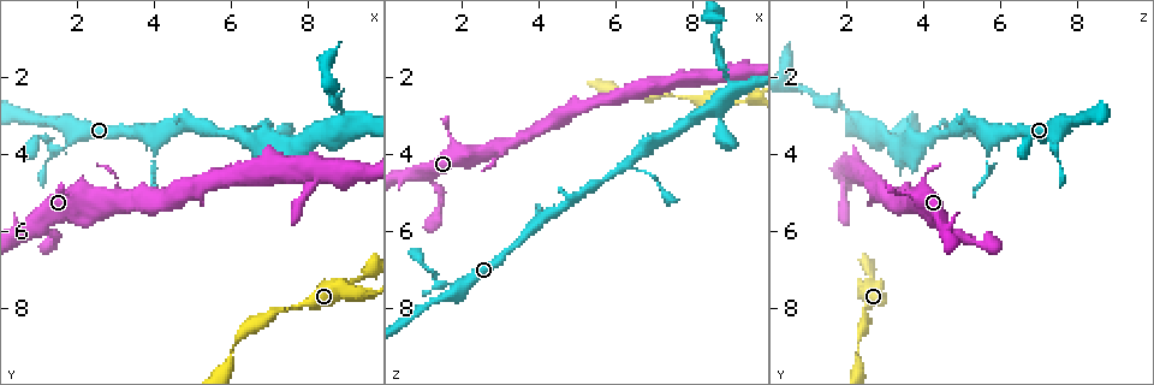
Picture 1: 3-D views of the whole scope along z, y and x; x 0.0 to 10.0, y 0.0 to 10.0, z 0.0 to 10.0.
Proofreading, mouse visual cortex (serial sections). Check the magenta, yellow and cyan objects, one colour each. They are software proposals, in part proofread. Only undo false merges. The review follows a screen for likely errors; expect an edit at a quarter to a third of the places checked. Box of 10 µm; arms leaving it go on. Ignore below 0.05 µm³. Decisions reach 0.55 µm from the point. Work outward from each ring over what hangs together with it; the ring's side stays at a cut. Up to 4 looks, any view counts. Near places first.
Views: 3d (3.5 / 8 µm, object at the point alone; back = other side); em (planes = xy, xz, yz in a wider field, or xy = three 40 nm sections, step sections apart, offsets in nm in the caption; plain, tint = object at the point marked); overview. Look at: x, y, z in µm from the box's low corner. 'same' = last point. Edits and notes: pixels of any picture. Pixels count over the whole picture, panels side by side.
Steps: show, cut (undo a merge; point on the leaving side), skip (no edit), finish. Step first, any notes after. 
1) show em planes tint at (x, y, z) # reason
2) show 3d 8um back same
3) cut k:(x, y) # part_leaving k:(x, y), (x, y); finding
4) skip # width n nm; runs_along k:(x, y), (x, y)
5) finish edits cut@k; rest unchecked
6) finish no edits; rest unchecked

show 3d 3.5um at (1.30, 3.65, 7.25) # abrupt turn

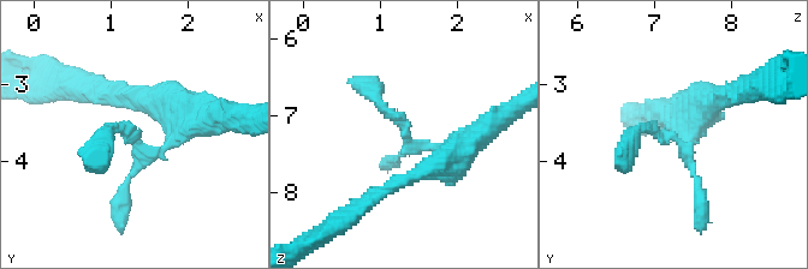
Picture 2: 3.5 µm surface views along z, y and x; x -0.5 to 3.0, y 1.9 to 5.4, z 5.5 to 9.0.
skip # runs_along 2:(461, 150), (409, 144), (364, 85); continuous, no second cell

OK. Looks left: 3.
show 3d 3.5um at (9.40, 7.25, 2.65)

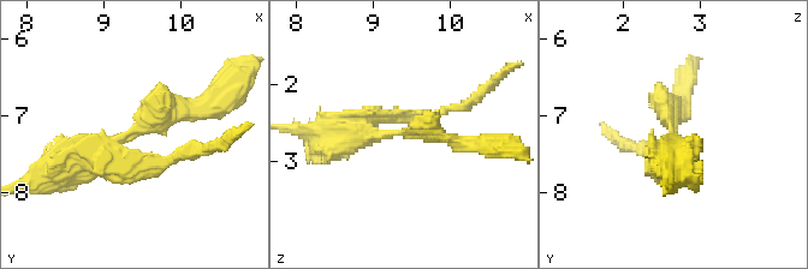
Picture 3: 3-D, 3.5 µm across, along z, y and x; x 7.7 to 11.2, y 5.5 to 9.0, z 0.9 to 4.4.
show em xy step 2 tint at (9.35, 7.25, 2.65) # arm_widths 250, 450 nm; need the tissue

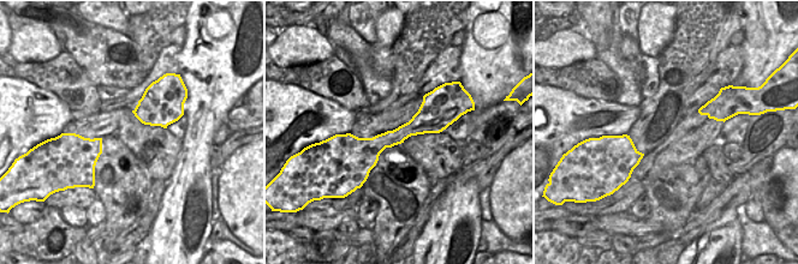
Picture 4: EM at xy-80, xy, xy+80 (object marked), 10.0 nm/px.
cut 3:(164, 165) # a second cell is stuck on

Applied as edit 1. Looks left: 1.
finish edits cut@3; rest unchecked

